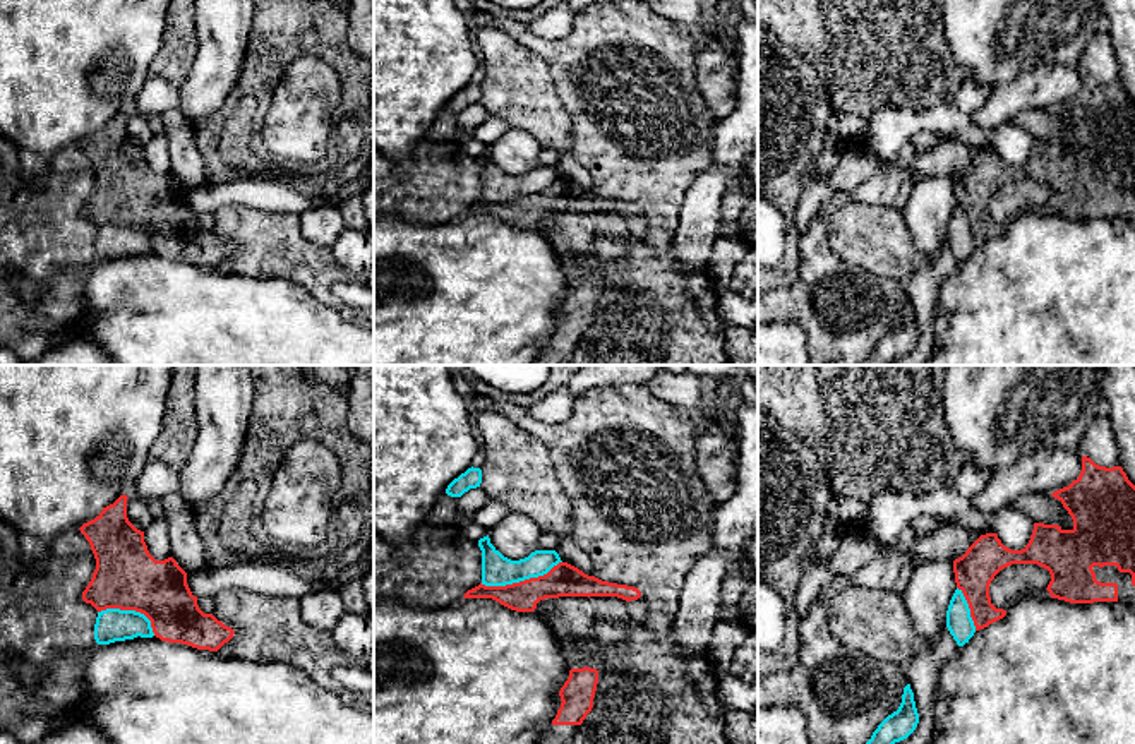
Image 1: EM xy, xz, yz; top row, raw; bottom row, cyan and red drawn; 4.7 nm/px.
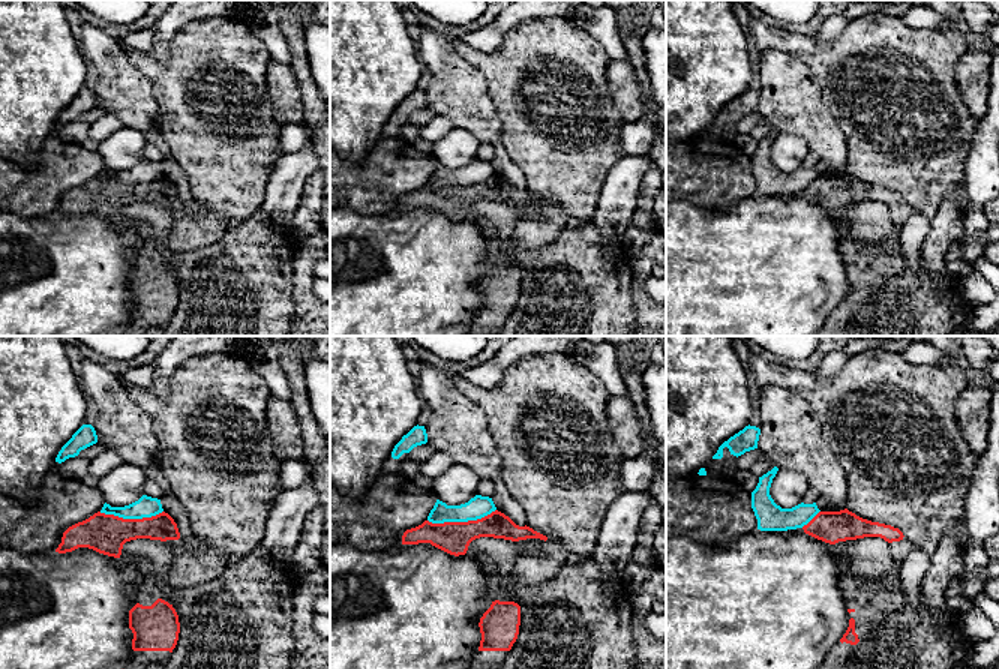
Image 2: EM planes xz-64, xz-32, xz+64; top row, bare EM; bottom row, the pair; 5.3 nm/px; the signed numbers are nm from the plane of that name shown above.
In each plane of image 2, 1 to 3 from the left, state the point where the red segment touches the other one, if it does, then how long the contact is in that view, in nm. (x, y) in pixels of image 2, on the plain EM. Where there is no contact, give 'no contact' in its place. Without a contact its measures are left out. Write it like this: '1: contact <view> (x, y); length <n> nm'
1: contact xz-64 (131, 182); length 340 nm
2: contact xz-32 (461, 185); length 380 nm
3: contact xz+64 (810, 183); length 140 nm

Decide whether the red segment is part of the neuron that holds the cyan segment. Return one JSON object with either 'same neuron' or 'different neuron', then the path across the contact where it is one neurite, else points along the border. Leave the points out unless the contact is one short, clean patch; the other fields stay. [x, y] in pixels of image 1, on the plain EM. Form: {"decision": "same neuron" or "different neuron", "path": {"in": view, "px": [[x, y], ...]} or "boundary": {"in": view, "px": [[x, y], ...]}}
{"decision": "different neuron"}

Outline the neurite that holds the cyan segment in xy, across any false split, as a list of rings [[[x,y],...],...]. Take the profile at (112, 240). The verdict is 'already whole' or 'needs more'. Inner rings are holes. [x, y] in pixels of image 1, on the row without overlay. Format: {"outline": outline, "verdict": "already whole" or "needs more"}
{"outline": [[[106,225],[98,228],[94,255],[98,261],[110,261],[134,254],[153,254],[151,237],[135,226]]], "verdict": "already whole"}

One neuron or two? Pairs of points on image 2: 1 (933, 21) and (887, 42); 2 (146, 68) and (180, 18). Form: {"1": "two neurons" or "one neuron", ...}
{"1": "two neurons", "2": "two neurons"}

